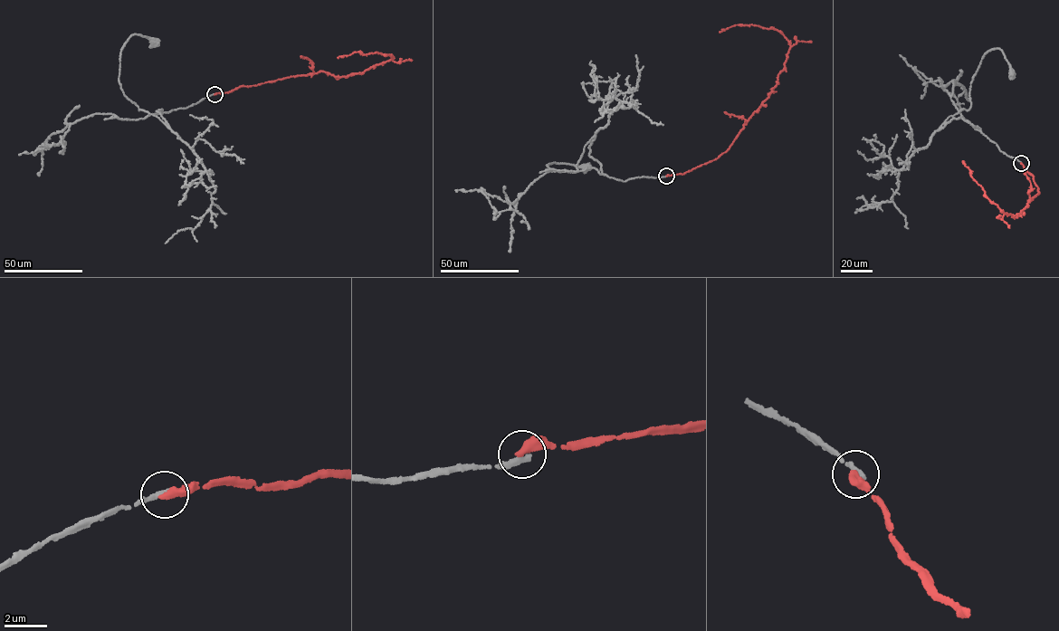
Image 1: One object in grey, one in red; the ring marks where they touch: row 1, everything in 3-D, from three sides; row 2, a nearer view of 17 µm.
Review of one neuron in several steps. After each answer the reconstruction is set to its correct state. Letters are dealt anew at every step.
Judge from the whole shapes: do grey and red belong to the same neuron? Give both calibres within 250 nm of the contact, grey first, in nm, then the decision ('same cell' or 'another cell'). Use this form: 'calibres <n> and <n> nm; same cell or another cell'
calibres 300 and 420 nm; another cell

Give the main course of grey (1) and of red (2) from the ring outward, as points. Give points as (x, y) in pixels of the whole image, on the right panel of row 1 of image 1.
1: (1021, 163), (961, 118), (939, 129), (949, 117), (969, 109), (970, 84), (984, 54), (998, 48), (1012, 74)
2: (1021, 163), (1034, 176), (1039, 194), (1016, 216), (1004, 213), (986, 195), (962, 161)

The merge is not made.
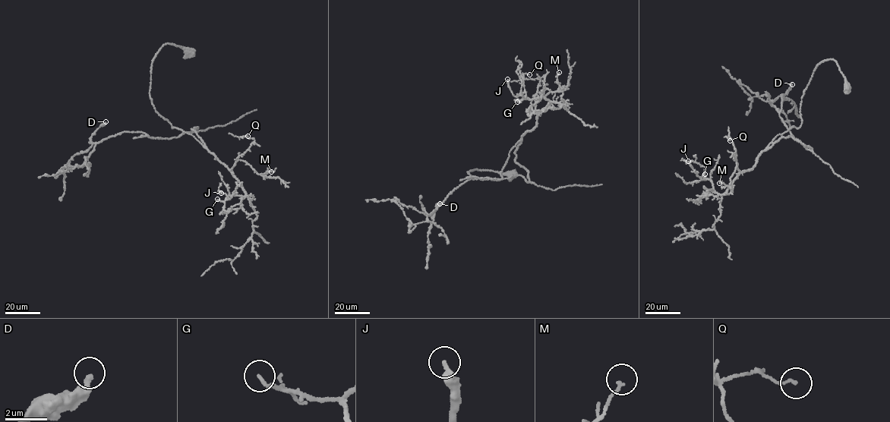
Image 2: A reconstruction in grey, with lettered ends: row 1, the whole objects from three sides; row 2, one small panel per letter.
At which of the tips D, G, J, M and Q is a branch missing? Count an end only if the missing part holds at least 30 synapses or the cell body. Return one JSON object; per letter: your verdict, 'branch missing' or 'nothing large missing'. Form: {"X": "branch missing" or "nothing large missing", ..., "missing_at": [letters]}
{"D": "nothing large missing", "G": "nothing large missing", "J": "nothing large missing", "M": "nothing large missing", "Q": "nothing large missing", "missing_at": []}

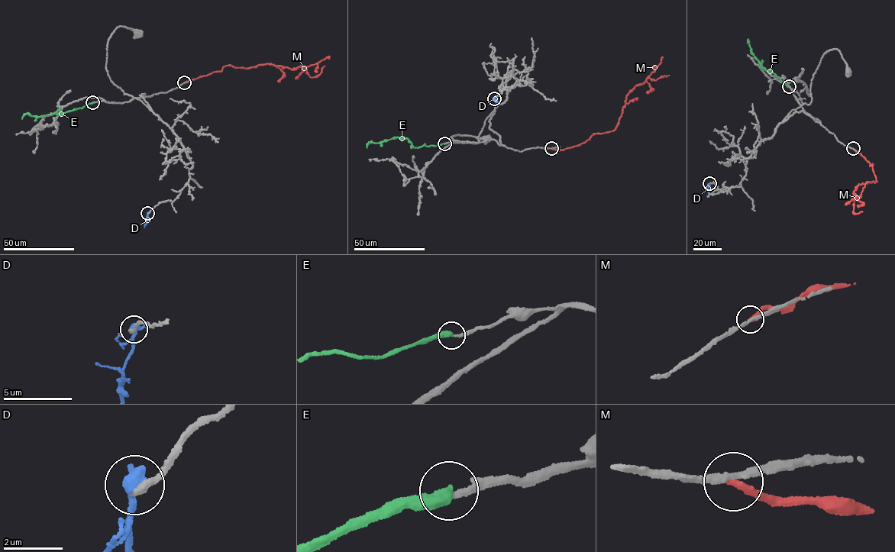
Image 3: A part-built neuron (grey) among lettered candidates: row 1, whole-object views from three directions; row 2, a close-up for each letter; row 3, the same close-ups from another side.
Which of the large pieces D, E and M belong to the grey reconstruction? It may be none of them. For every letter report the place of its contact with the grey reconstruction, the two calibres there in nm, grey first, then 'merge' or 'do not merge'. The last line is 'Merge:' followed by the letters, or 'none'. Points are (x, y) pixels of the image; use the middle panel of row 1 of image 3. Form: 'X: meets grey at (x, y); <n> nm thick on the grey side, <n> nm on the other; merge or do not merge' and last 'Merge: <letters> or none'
D: meets grey at (494, 98); 300 nm thick on the grey side, 480 nm on the other; do not merge
E: meets grey at (444, 143); 220 nm thick on the grey side, 400 nm on the other; merge
M: meets grey at (551, 148); 200 nm thick on the grey side, 280 nm on the other; do not merge
Merge: E

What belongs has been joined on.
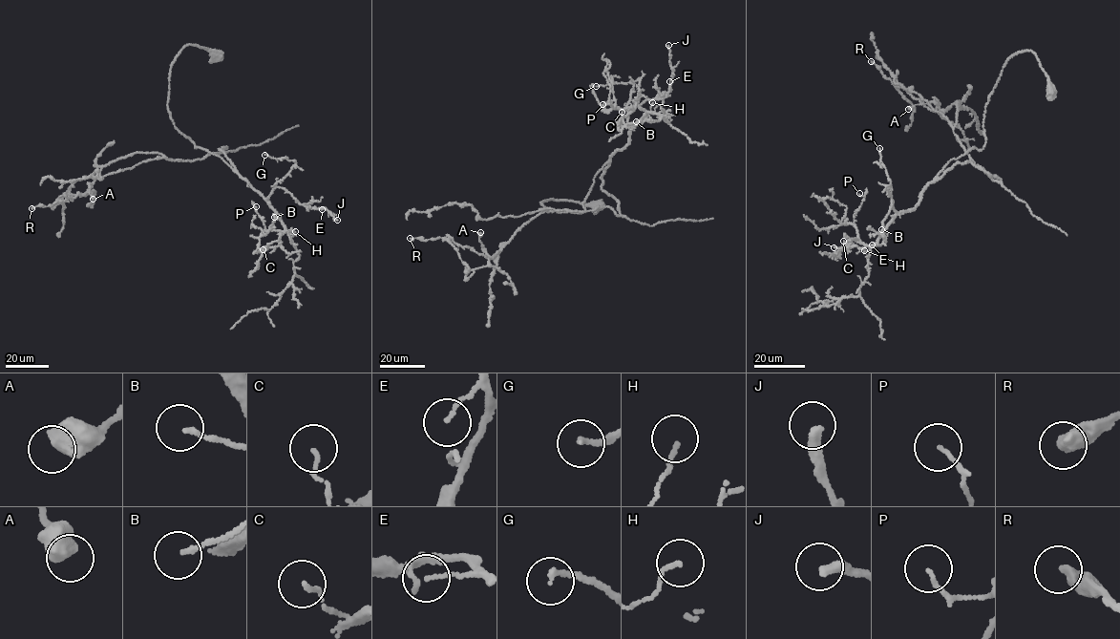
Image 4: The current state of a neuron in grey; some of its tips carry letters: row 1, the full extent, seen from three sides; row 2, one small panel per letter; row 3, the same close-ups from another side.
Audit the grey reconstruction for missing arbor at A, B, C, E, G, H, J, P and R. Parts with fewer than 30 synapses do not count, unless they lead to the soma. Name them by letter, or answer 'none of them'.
none of them

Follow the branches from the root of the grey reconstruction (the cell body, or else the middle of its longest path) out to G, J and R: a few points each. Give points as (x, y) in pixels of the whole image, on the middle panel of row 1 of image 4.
G: (597, 206), (540, 202), (548, 212), (584, 211), (598, 170), (628, 143), (625, 109), (634, 84), (596, 86)
J: (597, 206), (540, 202), (548, 212), (584, 211), (598, 170), (628, 143), (628, 110), (668, 93), (668, 45)
R: (597, 206), (540, 202), (584, 211), (607, 161), (602, 189), (622, 216), (551, 208), (493, 258), (410, 238)

